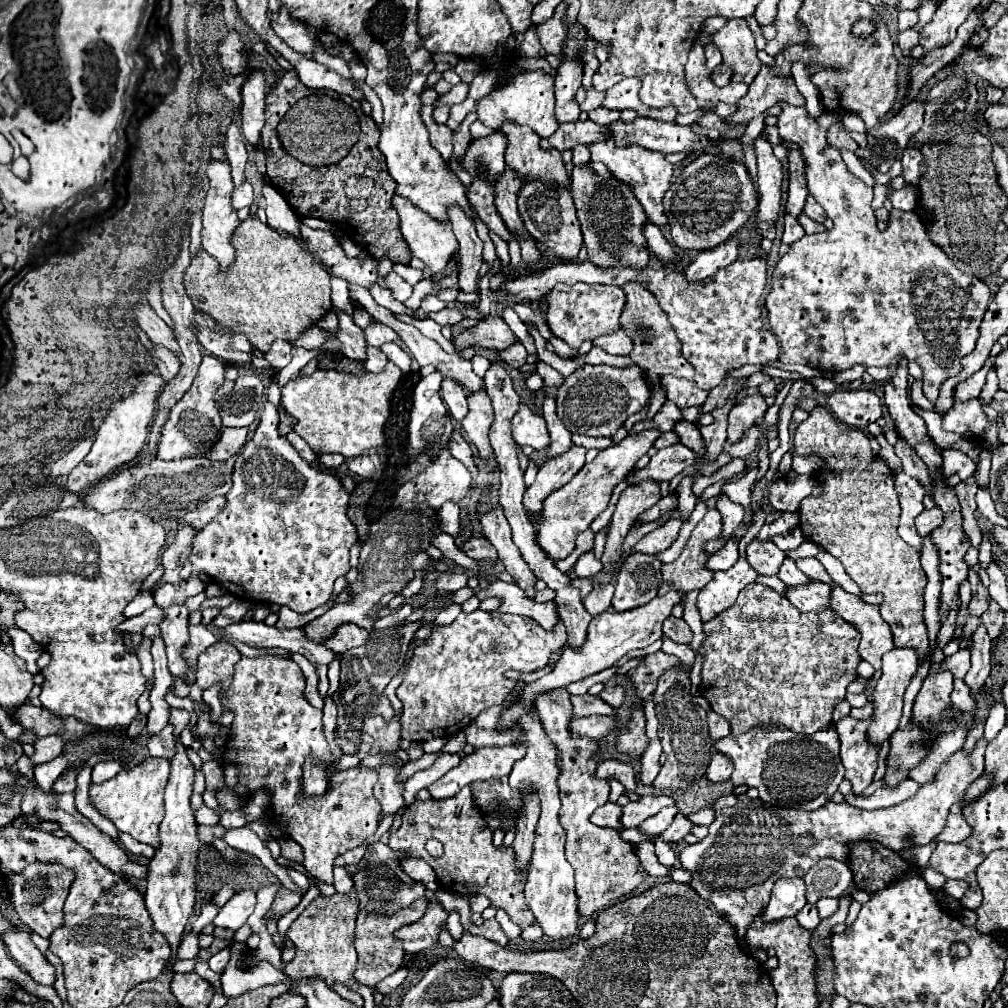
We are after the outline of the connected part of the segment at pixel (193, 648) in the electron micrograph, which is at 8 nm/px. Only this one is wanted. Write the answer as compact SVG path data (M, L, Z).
M202 624L190 626L190 640L188 640L186 648L182 650L182 658L188 664L188 672L186 672L186 680L184 680L188 686L192 686L196 682L196 662L198 662L198 656L208 646L212 646L216 640L218 640L218 636L214 636L206 626L202 626Z

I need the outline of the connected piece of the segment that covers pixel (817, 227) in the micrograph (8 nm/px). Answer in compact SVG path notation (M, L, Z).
M805 213L800 214L800 216L798 217L798 221L807 235L818 234L826 230L823 224L814 222L813 220L808 218Z

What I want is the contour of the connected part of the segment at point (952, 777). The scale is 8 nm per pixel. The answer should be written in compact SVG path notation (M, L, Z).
M980 738L970 754L966 754L964 750L958 750L956 754L950 756L950 760L946 764L942 764L942 768L934 776L934 782L920 786L916 796L912 796L912 798L908 798L908 800L904 800L896 806L882 808L882 810L872 810L872 812L848 806L846 802L842 802L842 804L826 802L822 808L818 808L814 812L800 812L800 810L776 808L772 804L762 804L762 800L748 800L746 794L722 796L714 802L714 822L708 828L710 830L708 836L704 840L698 840L696 844L684 846L678 852L680 864L682 864L684 870L692 872L690 886L704 900L714 904L718 914L722 914L728 920L728 924L734 928L736 938L742 940L746 936L748 928L752 926L754 918L766 908L766 904L770 900L770 890L772 890L772 886L778 878L804 876L822 858L834 858L834 860L840 860L840 862L848 864L850 862L850 848L848 846L852 842L876 840L882 846L892 848L896 852L906 848L906 840L908 840L908 844L928 844L928 842L932 842L942 832L950 806L956 804L960 800L960 796L966 792L966 788L984 772L986 744L988 744L988 740Z

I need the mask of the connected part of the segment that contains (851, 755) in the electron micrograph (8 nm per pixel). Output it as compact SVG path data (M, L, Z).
M842 718L836 722L836 730L840 734L842 750L840 758L846 768L846 780L852 784L854 794L862 794L874 778L874 768L878 760L878 748L868 742L868 720L854 720L854 718Z

